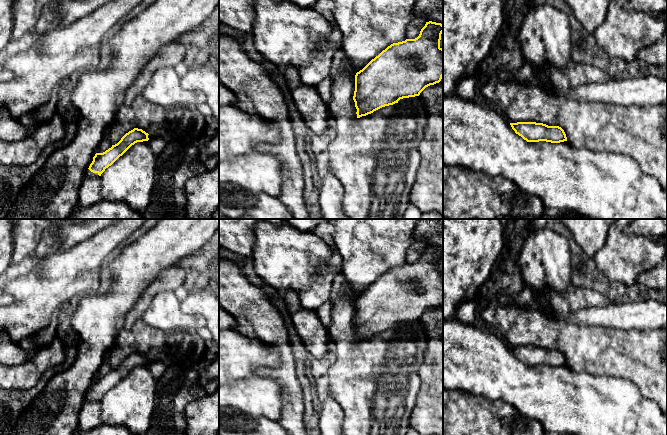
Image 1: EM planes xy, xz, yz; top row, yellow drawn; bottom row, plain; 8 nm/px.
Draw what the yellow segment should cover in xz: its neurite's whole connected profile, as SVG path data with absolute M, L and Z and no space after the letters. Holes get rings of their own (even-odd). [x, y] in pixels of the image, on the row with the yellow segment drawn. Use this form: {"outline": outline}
{"outline": "M426 22L417 38L391 44L357 72L353 96L357 118L398 103L400 99L419 96L426 87L439 83L443 77L442 33L441 23Z"}

